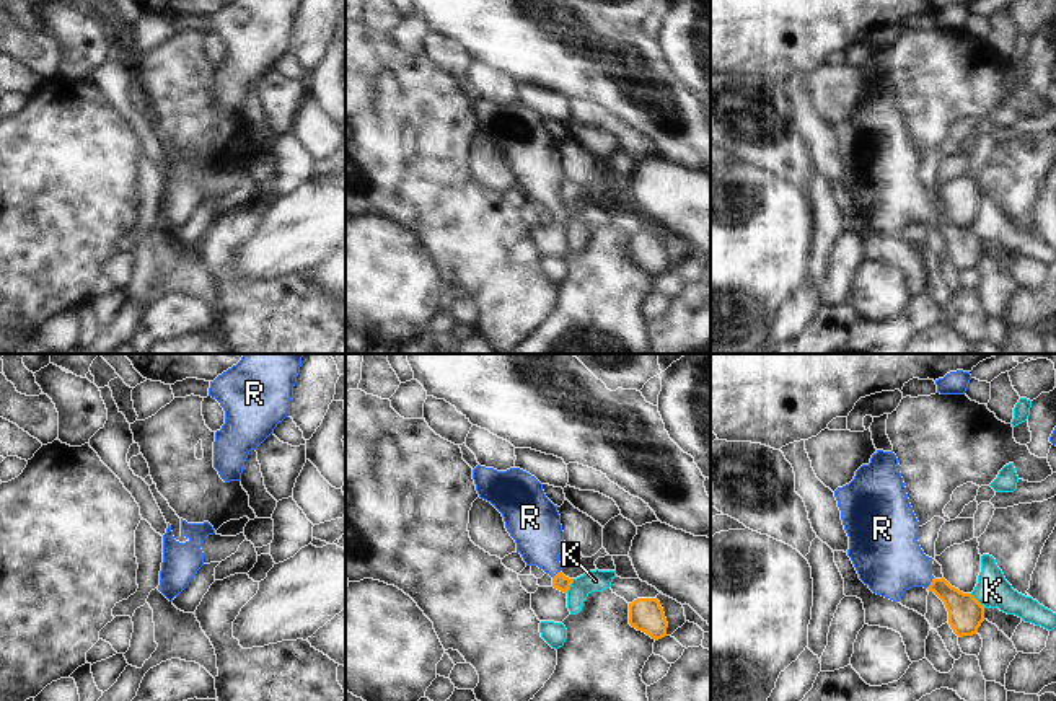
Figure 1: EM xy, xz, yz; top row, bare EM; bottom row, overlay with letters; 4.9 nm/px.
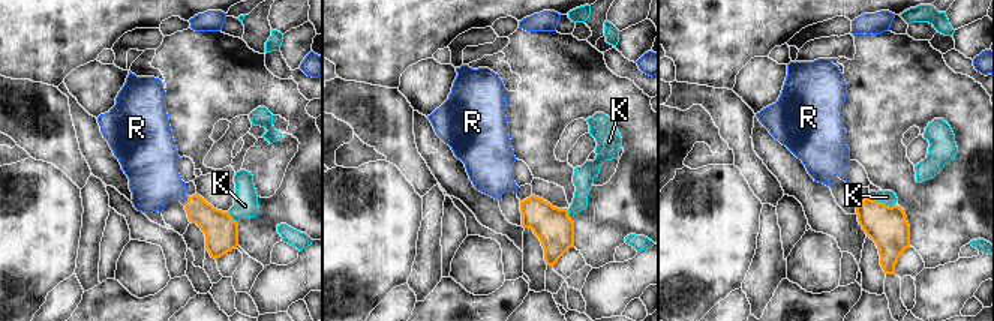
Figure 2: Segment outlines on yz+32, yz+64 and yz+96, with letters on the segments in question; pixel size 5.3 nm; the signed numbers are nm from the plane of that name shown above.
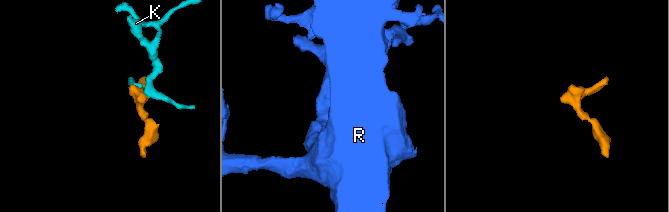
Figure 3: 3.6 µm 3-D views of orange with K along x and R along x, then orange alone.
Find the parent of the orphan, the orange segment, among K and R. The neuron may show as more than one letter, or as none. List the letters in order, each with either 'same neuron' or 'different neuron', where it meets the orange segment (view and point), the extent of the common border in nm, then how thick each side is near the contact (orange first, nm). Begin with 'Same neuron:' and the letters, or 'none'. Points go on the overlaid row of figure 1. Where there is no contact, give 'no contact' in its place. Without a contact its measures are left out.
Same neuron: R
K: different neuron | yz (976, 600) | 100 nm | 180/160 nm
R: same neuron | yz (931, 582) | 70 nm | 180/320 nm

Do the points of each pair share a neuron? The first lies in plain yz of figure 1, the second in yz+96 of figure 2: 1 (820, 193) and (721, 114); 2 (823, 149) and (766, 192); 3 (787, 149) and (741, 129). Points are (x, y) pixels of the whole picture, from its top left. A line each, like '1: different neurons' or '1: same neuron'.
1: different neurons
2: different neurons
3: same neuron

